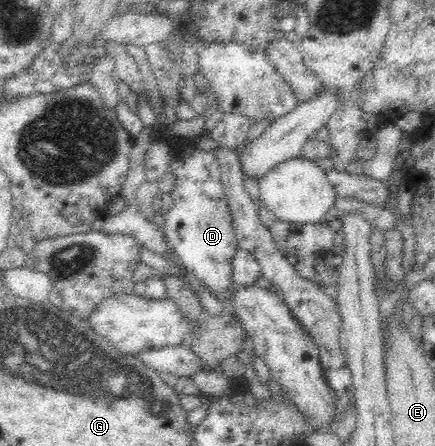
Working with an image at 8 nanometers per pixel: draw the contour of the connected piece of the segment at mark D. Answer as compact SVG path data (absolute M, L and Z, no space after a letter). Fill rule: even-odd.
M152 129L151 136L152 142L167 139L176 151L169 165L169 171L175 179L174 188L169 191L173 204L163 214L161 227L165 241L189 272L202 280L202 284L208 286L212 294L222 301L227 301L234 287L231 280L231 257L238 244L216 154L196 148L197 139L174 136L167 130L154 132Z

